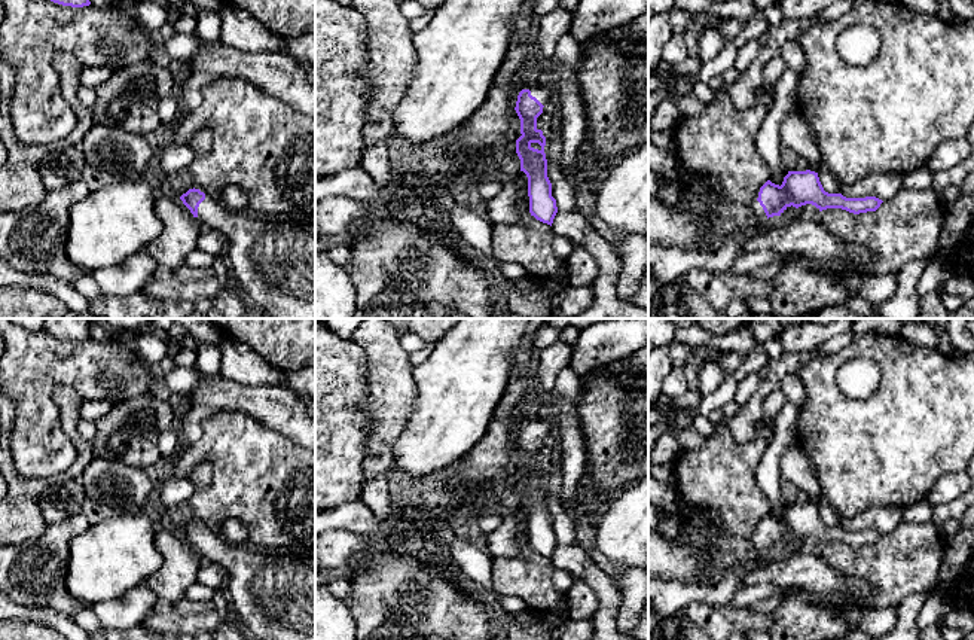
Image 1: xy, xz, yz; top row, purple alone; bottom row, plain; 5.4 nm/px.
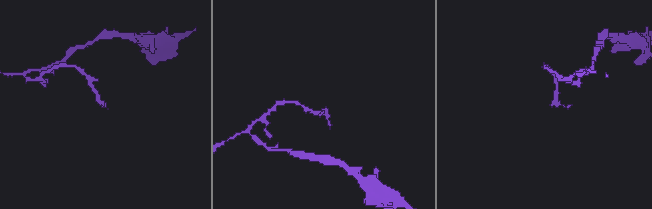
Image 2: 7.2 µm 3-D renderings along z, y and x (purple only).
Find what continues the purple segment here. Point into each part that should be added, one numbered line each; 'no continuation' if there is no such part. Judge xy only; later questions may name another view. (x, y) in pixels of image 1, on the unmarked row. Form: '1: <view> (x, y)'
1: xy (272, 593)

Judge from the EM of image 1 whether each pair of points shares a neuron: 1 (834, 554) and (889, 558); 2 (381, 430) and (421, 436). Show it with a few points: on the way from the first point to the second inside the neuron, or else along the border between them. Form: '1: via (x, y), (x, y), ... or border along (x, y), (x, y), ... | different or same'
1: via (848, 558), (876, 558) | same
2: border along (417, 402), (405, 430), (394, 444), (394, 468) | different

